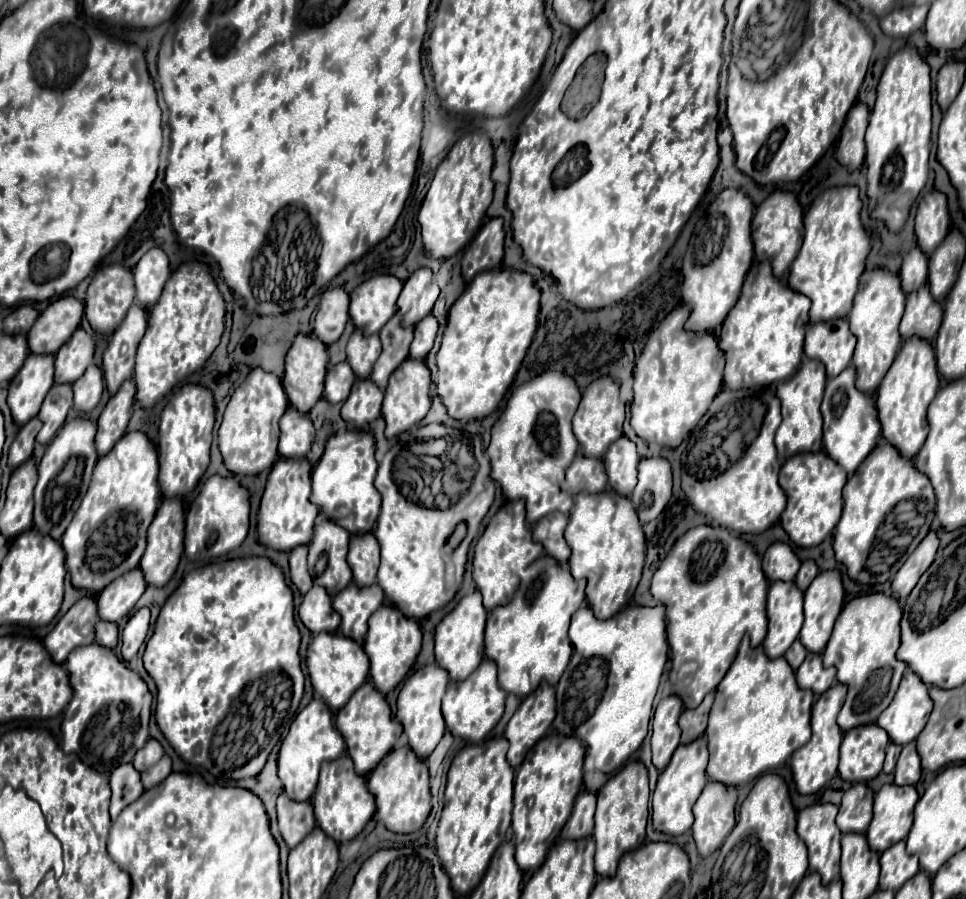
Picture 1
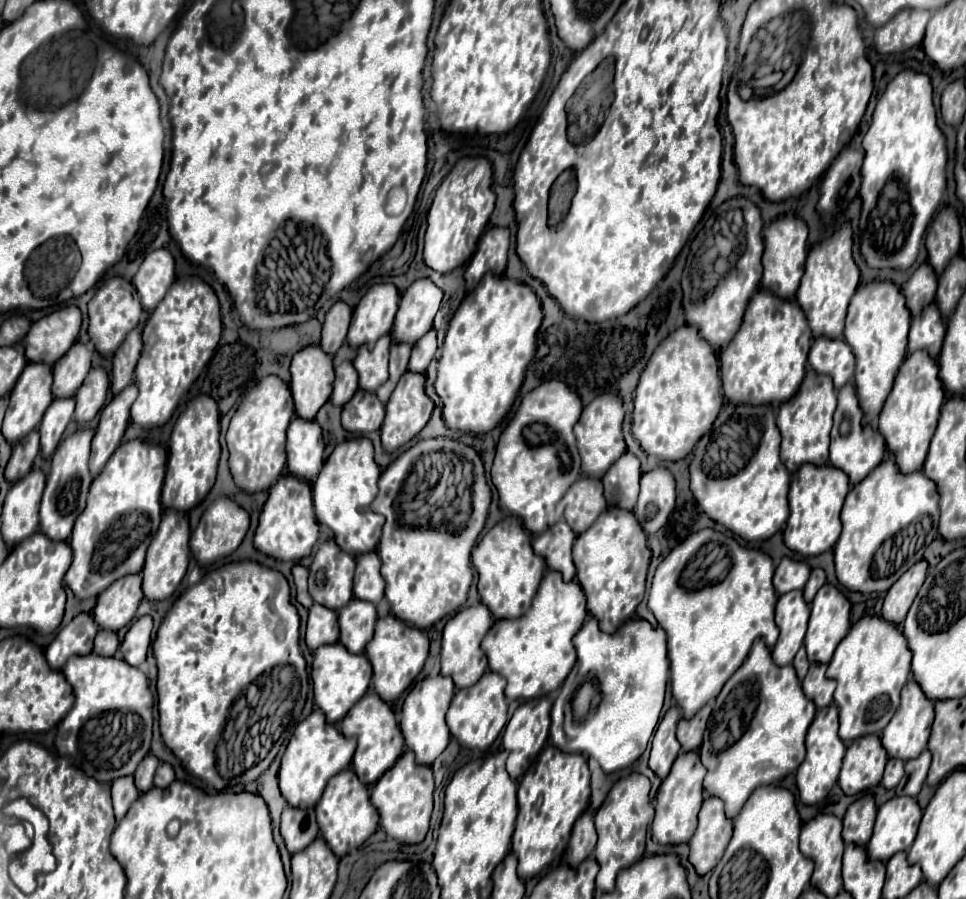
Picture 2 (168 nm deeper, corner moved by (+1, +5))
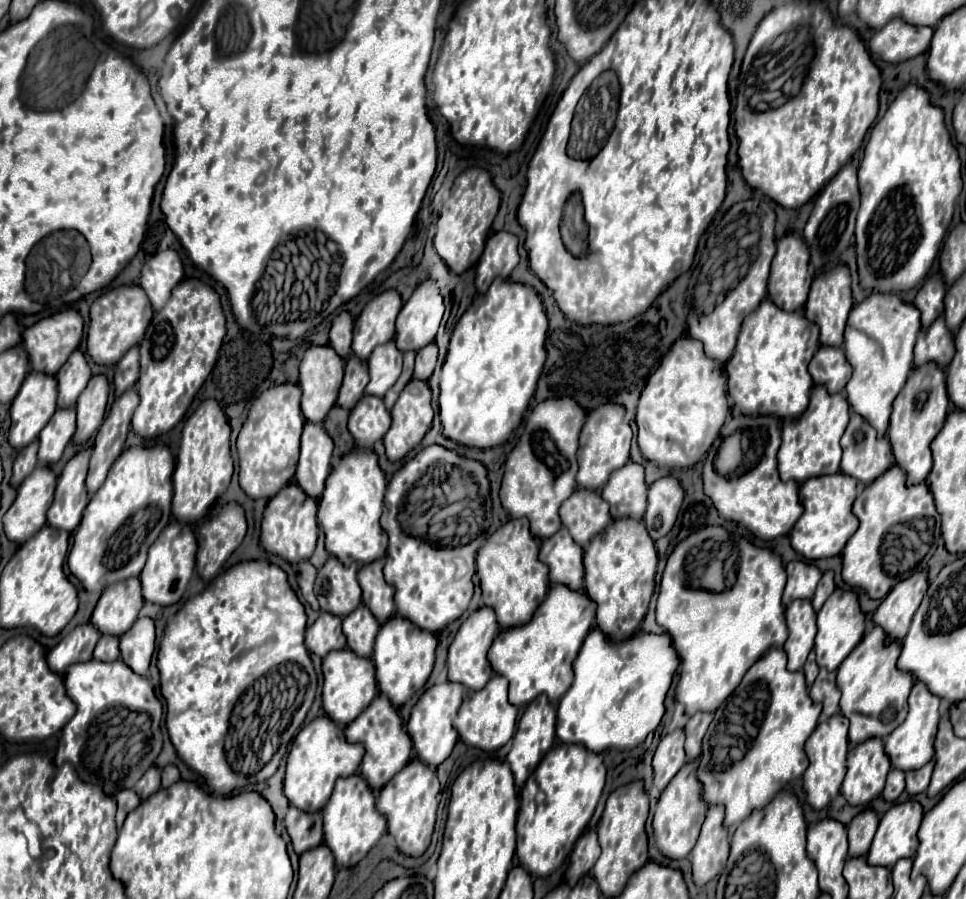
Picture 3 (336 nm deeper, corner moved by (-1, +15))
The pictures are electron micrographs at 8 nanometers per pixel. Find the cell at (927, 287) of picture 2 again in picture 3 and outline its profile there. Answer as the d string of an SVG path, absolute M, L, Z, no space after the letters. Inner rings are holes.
M940 275L930 277L920 287L920 291L914 299L914 305L922 313L922 327L924 329L928 329L928 325L932 325L932 321L936 321L936 317L940 317L944 313L944 295L946 295L946 285Z

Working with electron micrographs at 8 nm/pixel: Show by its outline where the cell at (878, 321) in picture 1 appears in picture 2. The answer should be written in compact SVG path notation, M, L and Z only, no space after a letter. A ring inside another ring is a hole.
M878 279L864 283L856 289L848 307L844 339L856 355L854 385L860 397L860 407L864 409L868 423L878 417L892 389L894 375L906 357L908 329L910 329L910 311L906 307L906 297L894 283Z

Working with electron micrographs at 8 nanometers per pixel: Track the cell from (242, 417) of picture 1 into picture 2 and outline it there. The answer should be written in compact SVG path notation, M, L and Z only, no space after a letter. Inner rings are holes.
M276 375L258 381L240 401L226 431L230 451L230 473L236 485L248 493L268 489L286 471L286 427L294 417L294 403L288 383Z

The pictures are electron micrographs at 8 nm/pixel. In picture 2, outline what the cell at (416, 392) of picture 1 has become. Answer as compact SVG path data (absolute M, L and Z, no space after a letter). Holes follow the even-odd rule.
M406 371L402 375L402 379L398 381L396 389L392 391L388 403L386 403L386 417L384 423L380 427L380 435L382 435L382 445L386 451L394 451L400 445L404 445L406 441L410 441L414 435L418 435L422 431L422 427L426 425L426 421L430 419L430 413L434 409L432 399L426 395L424 391L424 383L426 383L426 375L418 375L412 371Z

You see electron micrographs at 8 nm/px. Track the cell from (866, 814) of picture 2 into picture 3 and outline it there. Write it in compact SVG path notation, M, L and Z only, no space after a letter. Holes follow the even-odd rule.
M868 809L854 817L854 821L848 825L848 841L850 841L850 857L866 857L874 833L878 829L878 815Z

